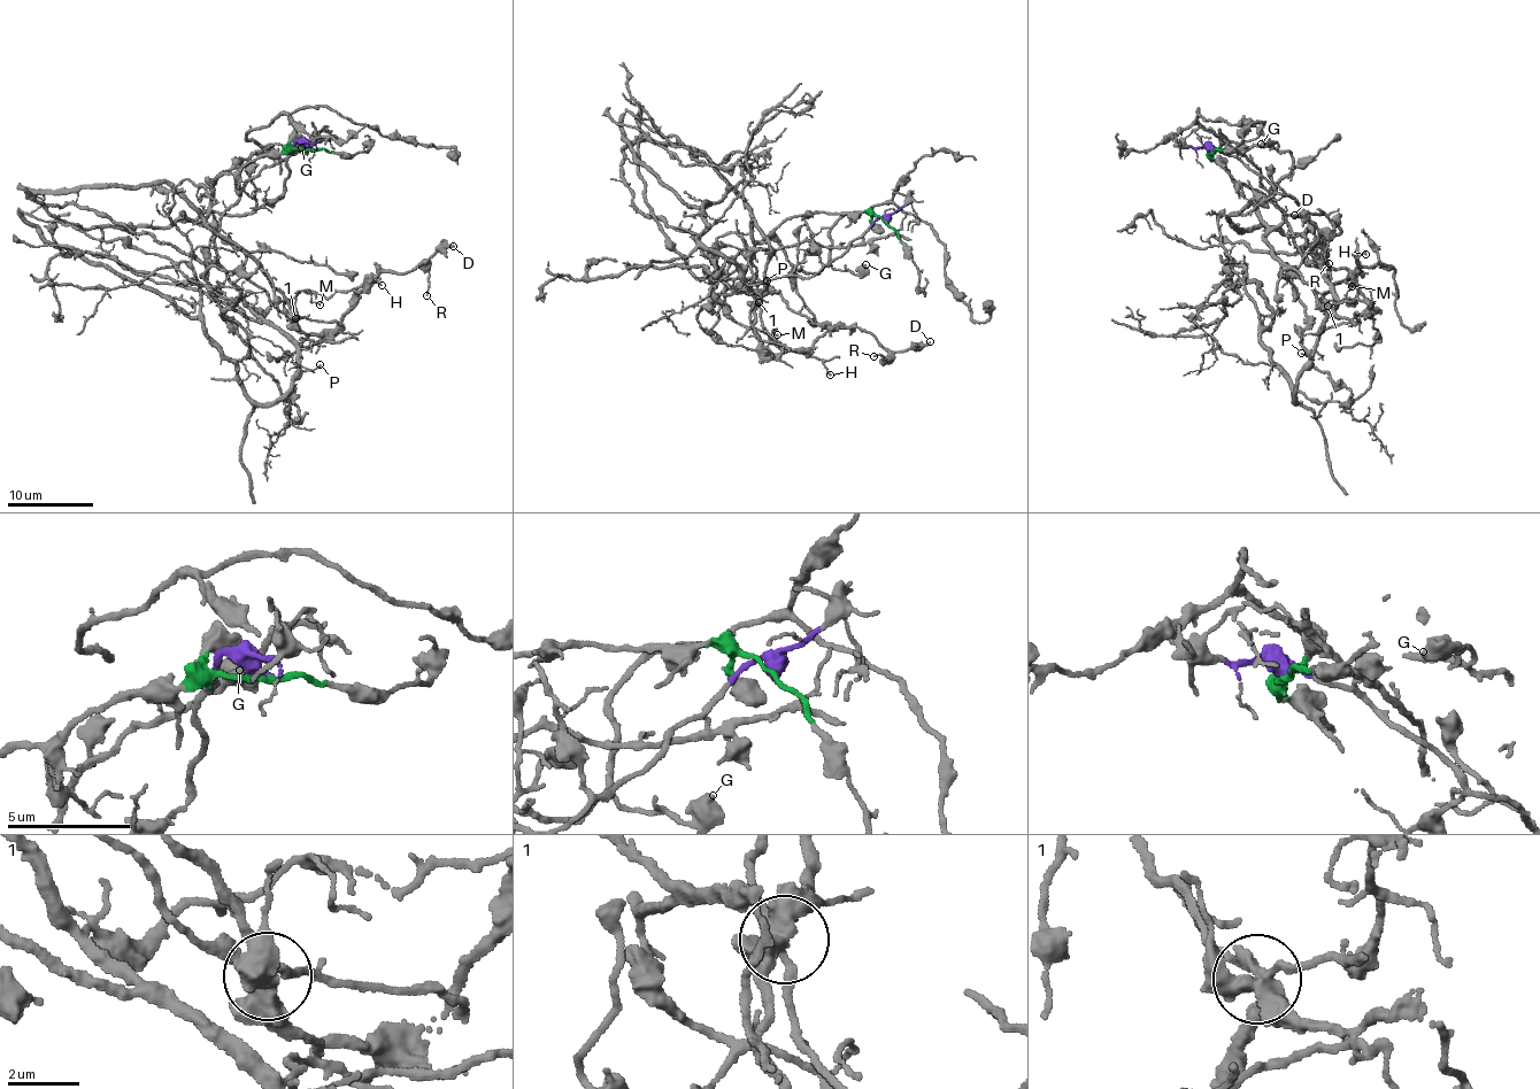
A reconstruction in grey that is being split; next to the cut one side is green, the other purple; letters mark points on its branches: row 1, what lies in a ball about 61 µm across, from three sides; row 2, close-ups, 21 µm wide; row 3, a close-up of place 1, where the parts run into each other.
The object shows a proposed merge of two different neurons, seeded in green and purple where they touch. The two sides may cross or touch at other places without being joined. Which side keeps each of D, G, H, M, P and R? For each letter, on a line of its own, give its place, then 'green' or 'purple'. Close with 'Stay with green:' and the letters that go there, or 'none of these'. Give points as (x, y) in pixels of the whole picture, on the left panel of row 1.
D: (453, 246) | green
G: (301, 147) | green
H: (382, 285) | purple
M: (320, 304) | purple
P: (320, 364) | purple
R: (426, 295) | green
Stay with green: D, G, R

